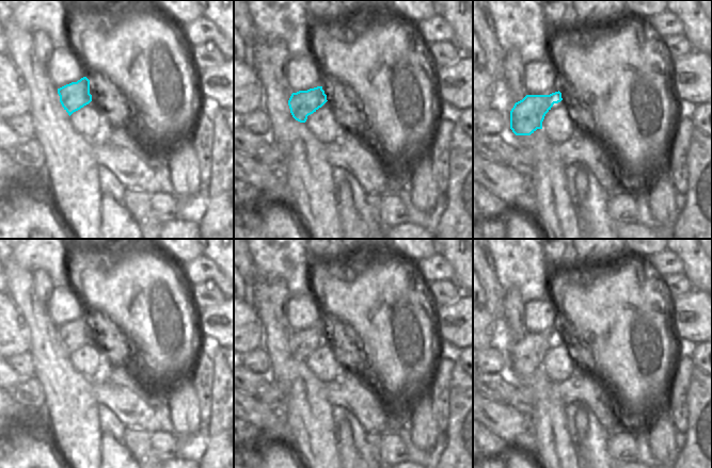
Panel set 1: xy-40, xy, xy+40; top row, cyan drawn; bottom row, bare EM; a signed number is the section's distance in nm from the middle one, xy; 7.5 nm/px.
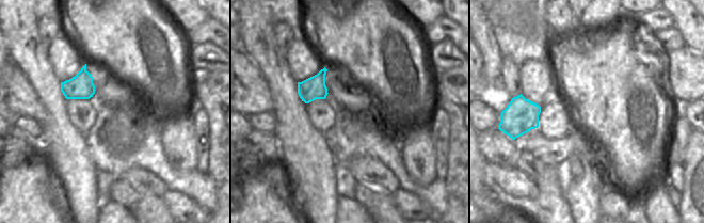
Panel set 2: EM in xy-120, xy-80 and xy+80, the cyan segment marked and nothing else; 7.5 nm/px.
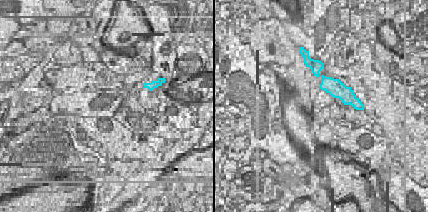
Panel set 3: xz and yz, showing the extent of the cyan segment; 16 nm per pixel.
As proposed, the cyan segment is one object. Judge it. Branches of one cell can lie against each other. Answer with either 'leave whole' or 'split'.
split

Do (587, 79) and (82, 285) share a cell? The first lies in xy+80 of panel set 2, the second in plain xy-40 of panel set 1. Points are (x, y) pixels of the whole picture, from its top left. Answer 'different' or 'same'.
same

